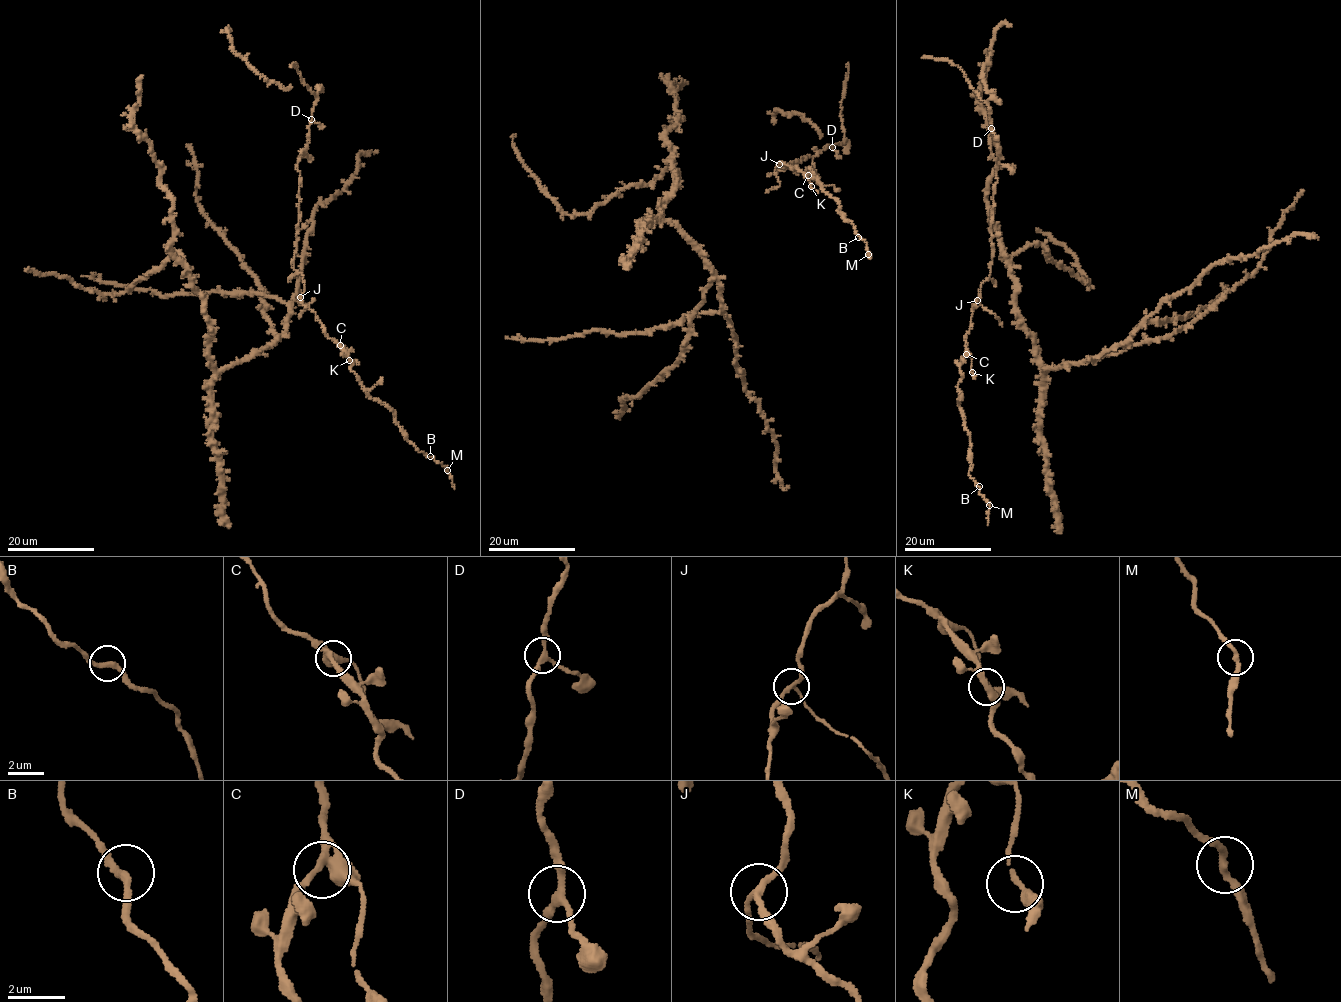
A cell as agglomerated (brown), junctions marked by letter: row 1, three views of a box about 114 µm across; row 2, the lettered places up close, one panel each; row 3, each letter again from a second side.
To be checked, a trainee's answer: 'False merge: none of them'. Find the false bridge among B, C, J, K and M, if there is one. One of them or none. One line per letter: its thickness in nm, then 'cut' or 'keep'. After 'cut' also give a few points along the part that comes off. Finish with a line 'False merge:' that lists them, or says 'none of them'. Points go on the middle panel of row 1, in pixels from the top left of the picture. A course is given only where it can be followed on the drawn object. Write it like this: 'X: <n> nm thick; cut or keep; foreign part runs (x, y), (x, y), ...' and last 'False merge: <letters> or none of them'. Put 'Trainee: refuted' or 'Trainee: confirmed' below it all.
B: 240 nm thick; keep
C: 320 nm thick; keep
J: 200 nm thick; keep
K: 200 nm thick; keep
M: 240 nm thick; keep
False merge: none of them
Trainee: confirmed

